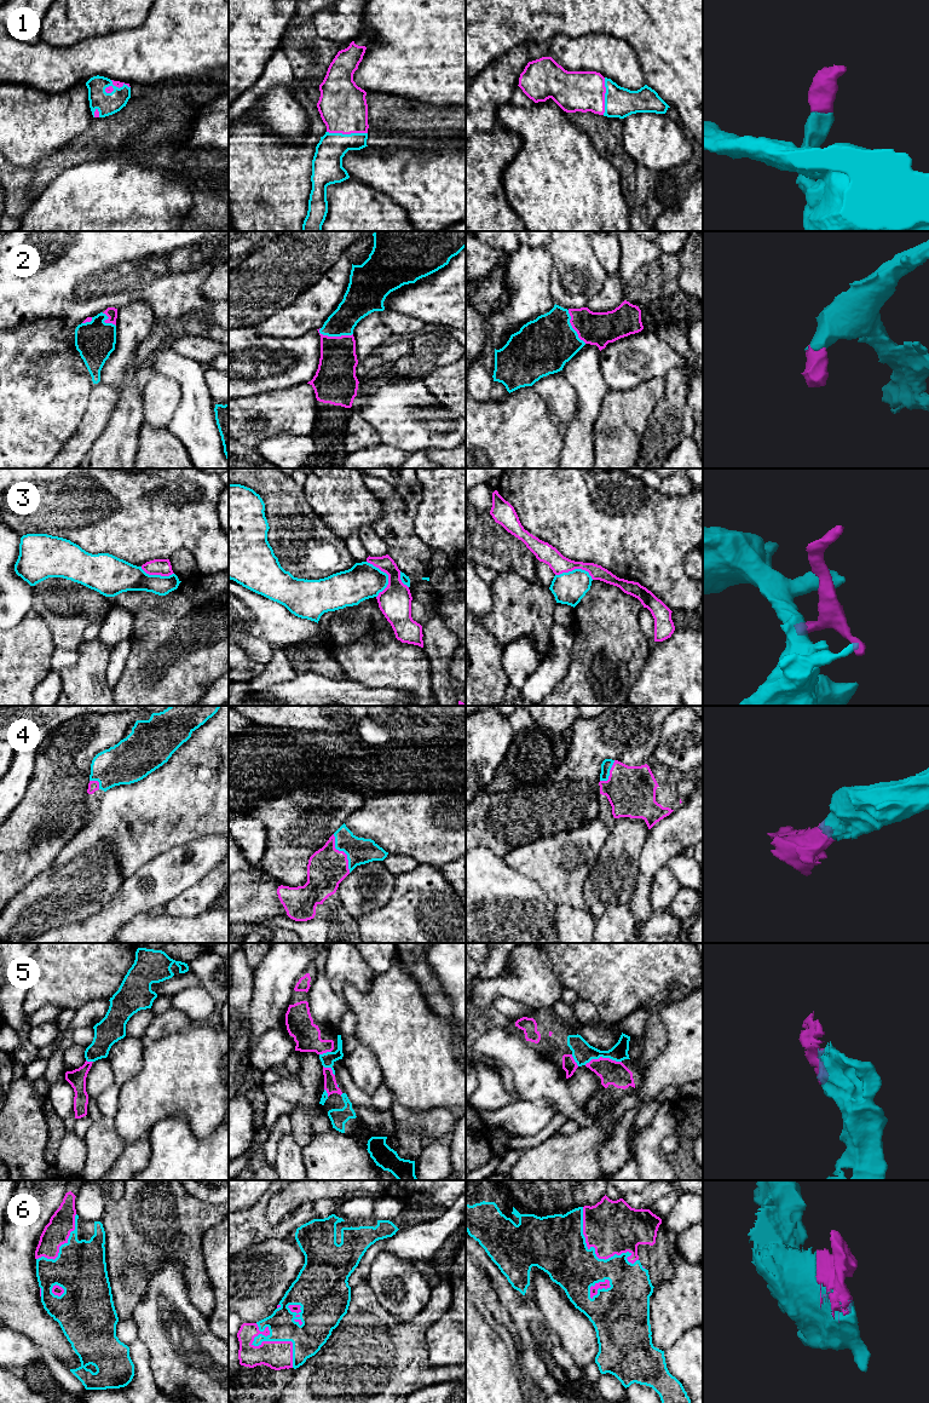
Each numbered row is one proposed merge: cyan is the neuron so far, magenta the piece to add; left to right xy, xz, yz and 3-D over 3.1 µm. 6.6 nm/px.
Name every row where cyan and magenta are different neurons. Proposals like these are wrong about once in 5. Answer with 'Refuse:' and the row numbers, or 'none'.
Refuse: 3

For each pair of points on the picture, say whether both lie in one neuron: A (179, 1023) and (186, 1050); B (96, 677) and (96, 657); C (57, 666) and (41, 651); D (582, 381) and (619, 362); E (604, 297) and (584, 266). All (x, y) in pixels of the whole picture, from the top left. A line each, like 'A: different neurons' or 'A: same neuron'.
A: different neurons
B: same neuron
C: different neurons
D: different neurons
E: different neurons

